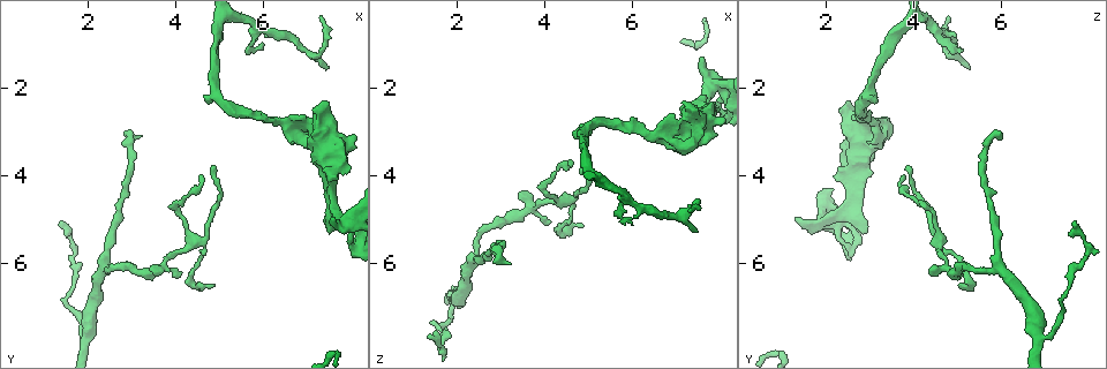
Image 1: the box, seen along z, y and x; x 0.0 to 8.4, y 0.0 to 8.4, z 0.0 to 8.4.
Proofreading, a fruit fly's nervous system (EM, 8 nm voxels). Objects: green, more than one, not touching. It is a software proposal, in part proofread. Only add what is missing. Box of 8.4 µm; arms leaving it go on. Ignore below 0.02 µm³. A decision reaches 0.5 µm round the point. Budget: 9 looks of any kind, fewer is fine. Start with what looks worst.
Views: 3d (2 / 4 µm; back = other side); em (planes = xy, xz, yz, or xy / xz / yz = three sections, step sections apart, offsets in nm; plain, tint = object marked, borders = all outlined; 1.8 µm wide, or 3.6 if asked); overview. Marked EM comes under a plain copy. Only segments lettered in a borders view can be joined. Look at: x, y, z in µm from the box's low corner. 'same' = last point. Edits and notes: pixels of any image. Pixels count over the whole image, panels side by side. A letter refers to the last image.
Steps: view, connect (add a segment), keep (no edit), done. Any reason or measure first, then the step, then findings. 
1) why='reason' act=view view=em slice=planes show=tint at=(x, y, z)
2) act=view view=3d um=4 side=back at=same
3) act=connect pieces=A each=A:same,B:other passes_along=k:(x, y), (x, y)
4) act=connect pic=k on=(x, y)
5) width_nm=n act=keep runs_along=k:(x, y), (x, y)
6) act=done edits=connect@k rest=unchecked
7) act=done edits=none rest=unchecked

why='end of a long branch' act=view view=em slice=xy step=8 show=tint at=(3.25, 3.05, 6.00)

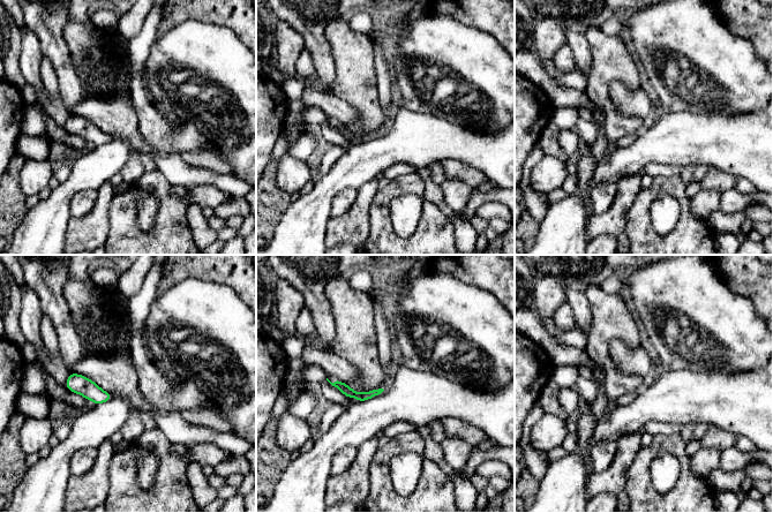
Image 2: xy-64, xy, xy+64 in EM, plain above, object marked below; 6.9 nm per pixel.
why='another direction' act=view view=em slice=planes show=borders at=same

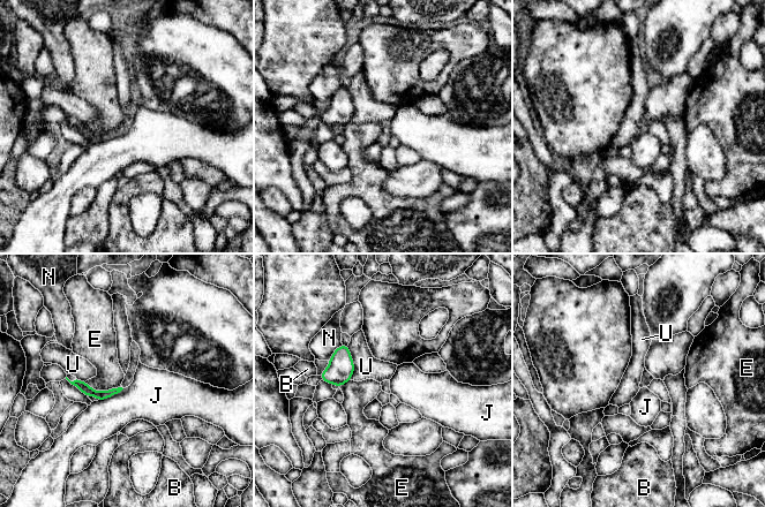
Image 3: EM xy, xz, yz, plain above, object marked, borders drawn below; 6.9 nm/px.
act=keep each=B:other,E:other,J:other,N:other,U:other runs_along=3:(75, 383), (97, 394), (115, 391) found='none of them fits'

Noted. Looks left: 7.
why='tapers out' act=view view=3d um=4 at=(1.30, 5.10, 7.65)

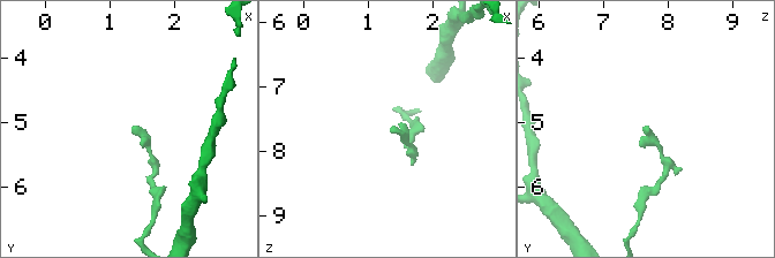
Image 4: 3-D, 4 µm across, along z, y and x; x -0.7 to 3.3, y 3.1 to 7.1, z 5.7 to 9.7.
act=view view=em slice=planes show=tint at=(1.30, 5.15, 7.65)

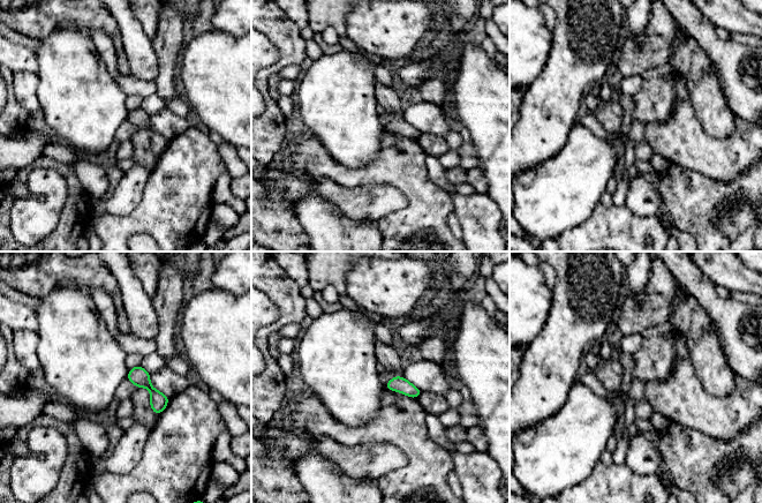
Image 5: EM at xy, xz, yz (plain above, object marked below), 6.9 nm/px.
why='what lies round it' act=view view=em slice=planes show=borders at=same

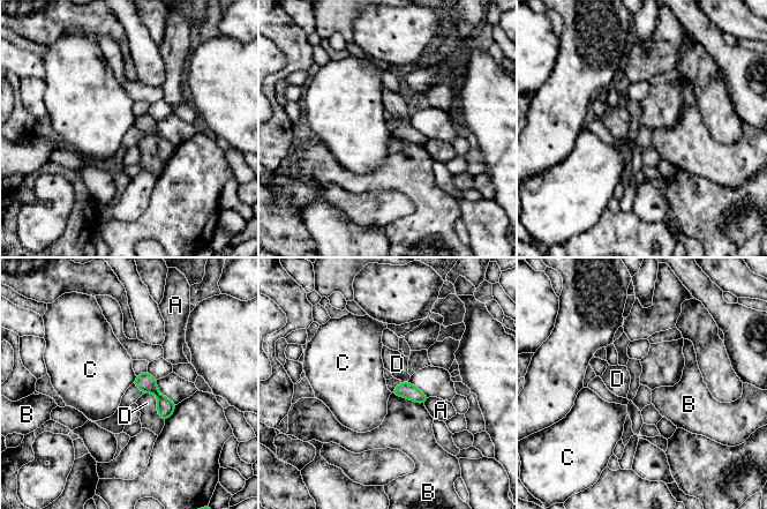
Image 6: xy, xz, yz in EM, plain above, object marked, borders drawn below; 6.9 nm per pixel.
width_nm=110 longest_contact=D:260nm act=keep each=A:other,B:other,C:other,D:other found='none of them fits'

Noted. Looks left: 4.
why='free end' act=view view=3d um=4 at=(7.60, 5.00, 1.35)

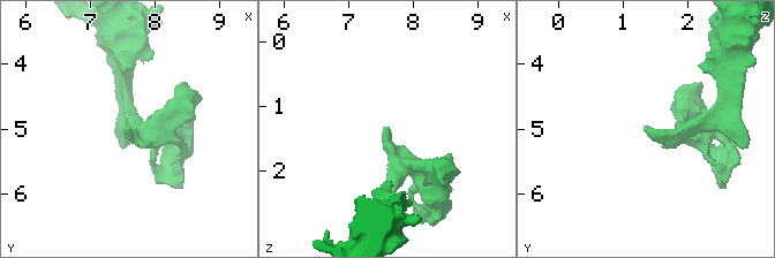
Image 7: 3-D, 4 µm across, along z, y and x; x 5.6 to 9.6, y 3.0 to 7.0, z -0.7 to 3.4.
why='now the EM' act=view view=em slice=planes show=borders at=(7.60, 5.00, 1.35)

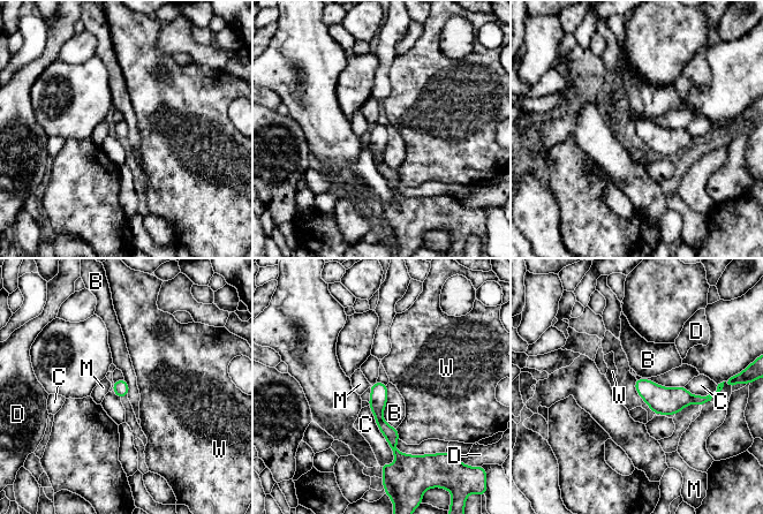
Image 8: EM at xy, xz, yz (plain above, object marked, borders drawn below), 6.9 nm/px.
width_nm=110 act=keep each=B:other,C:other,D:other,M:other,W:other border=8:(387, 385), (383, 418), (395, 428) found='none of them fits'

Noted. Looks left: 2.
why='branch stops here' act=view view=3d um=4 side=back at=(7.45, 2.40, 2.50)

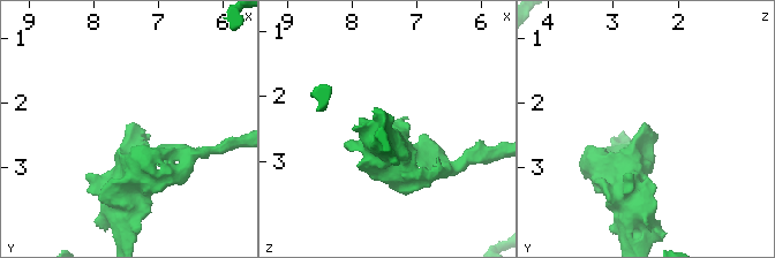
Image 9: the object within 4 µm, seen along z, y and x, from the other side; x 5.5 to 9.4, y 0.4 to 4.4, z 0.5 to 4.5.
act=view view=em um=3.6 slice=planes show=borders at=(7.50, 2.40, 2.50)

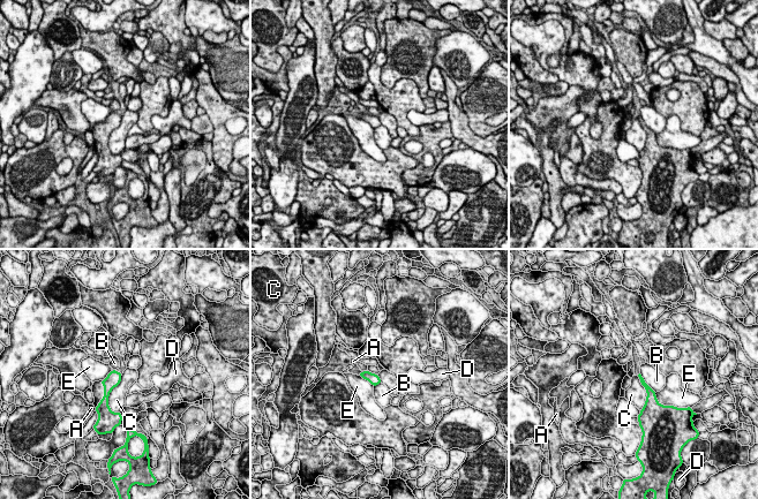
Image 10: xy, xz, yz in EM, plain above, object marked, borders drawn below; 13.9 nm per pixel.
longest_contact=C:550nm act=keep each=A:other,B:other,C:other,D:other,E:other found='none of them fits'

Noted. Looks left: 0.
act=done edits=none rest=unchecked

